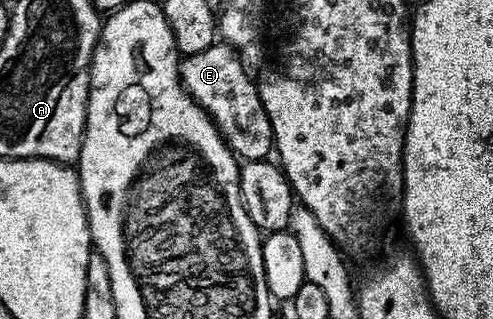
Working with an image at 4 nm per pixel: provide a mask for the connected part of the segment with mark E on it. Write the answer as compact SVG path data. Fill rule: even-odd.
M214 44L203 52L184 55L181 63L181 85L206 110L217 124L229 149L242 161L266 159L273 150L273 129L262 106L260 89L249 78L246 63L228 44Z

